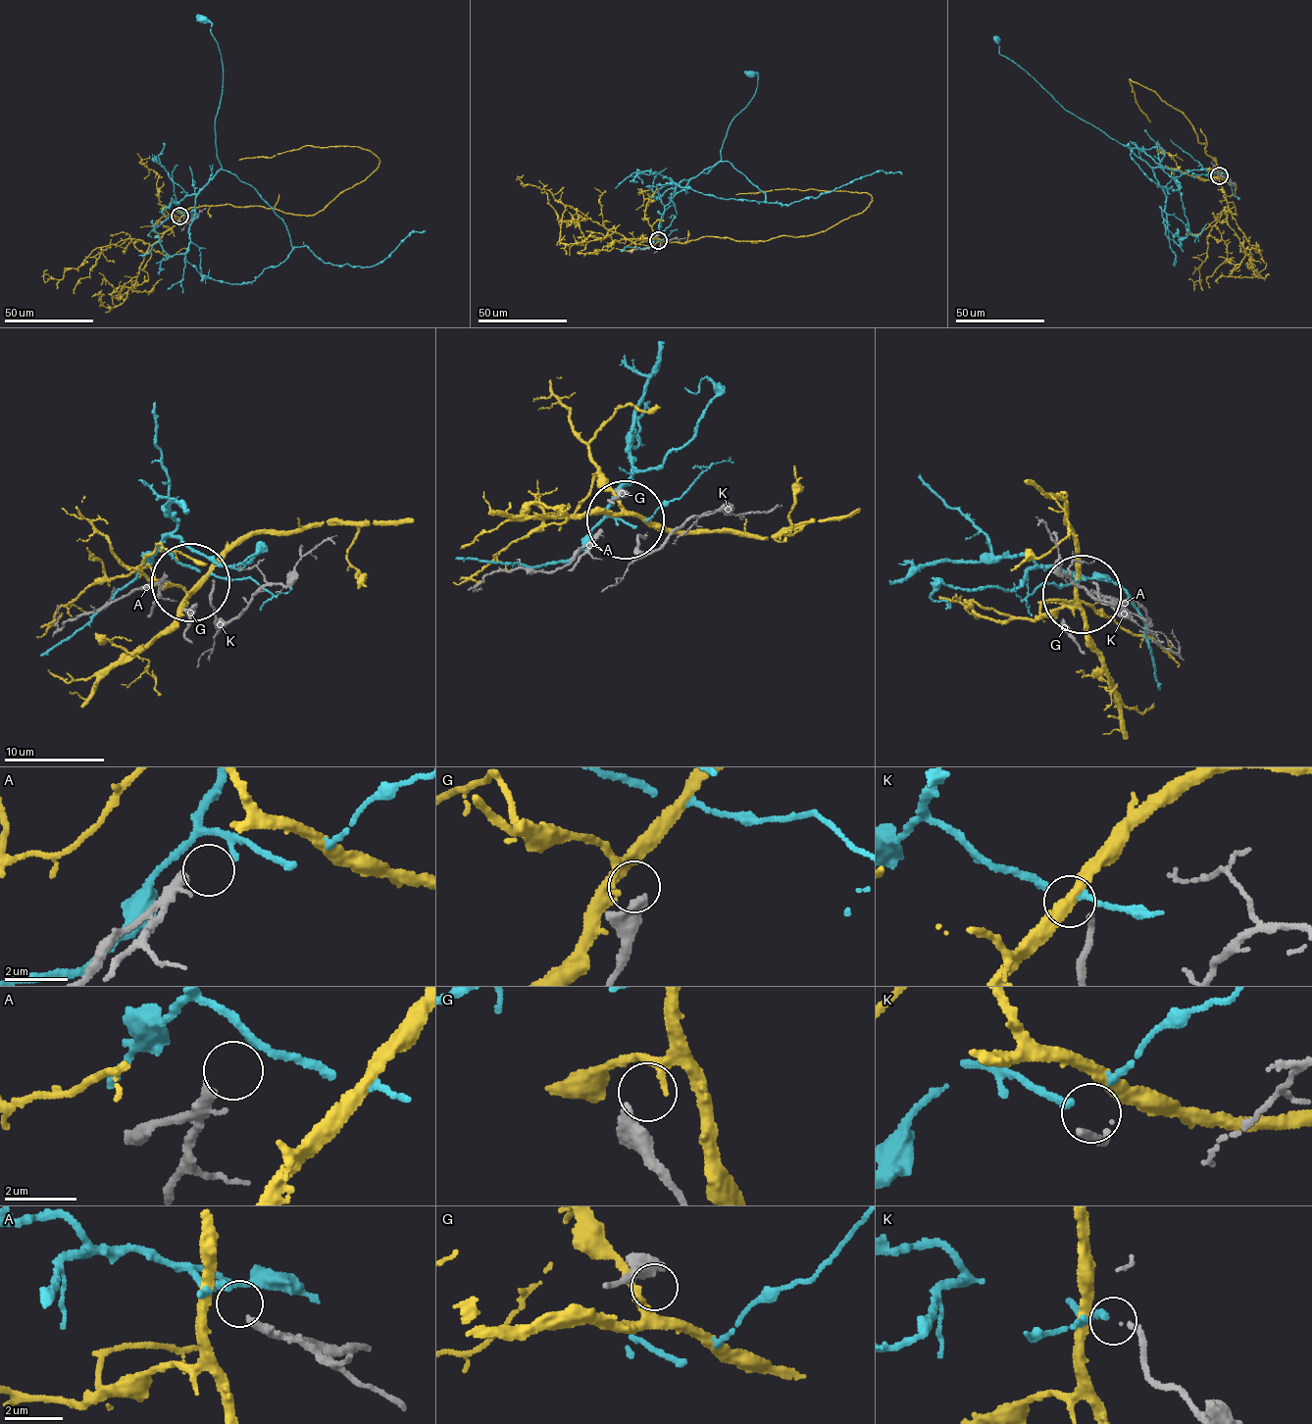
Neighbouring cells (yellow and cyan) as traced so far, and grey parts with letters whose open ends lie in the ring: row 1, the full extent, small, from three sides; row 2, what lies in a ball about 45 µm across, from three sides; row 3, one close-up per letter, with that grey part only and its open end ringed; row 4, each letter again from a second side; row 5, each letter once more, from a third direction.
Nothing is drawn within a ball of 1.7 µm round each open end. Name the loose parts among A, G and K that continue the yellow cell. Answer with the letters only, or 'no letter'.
G

